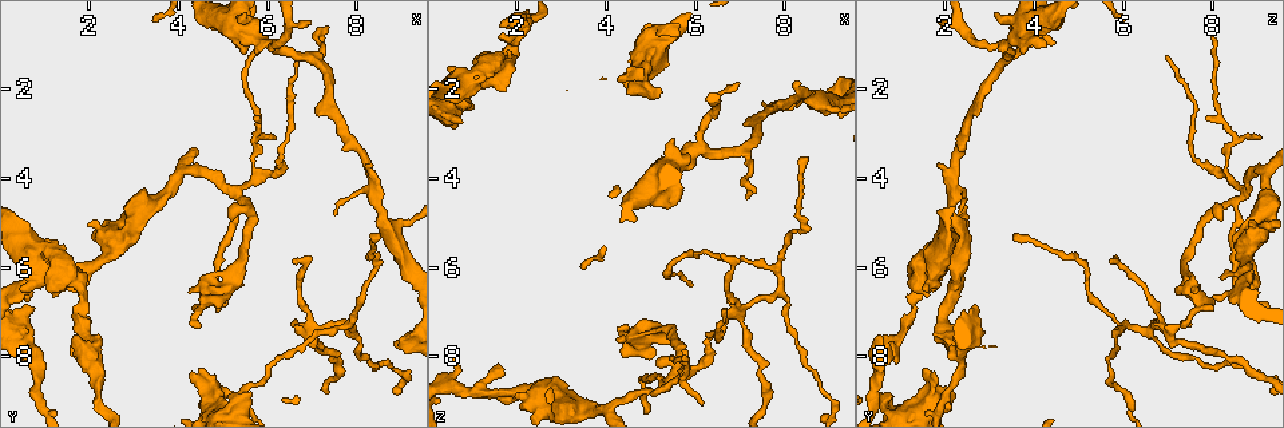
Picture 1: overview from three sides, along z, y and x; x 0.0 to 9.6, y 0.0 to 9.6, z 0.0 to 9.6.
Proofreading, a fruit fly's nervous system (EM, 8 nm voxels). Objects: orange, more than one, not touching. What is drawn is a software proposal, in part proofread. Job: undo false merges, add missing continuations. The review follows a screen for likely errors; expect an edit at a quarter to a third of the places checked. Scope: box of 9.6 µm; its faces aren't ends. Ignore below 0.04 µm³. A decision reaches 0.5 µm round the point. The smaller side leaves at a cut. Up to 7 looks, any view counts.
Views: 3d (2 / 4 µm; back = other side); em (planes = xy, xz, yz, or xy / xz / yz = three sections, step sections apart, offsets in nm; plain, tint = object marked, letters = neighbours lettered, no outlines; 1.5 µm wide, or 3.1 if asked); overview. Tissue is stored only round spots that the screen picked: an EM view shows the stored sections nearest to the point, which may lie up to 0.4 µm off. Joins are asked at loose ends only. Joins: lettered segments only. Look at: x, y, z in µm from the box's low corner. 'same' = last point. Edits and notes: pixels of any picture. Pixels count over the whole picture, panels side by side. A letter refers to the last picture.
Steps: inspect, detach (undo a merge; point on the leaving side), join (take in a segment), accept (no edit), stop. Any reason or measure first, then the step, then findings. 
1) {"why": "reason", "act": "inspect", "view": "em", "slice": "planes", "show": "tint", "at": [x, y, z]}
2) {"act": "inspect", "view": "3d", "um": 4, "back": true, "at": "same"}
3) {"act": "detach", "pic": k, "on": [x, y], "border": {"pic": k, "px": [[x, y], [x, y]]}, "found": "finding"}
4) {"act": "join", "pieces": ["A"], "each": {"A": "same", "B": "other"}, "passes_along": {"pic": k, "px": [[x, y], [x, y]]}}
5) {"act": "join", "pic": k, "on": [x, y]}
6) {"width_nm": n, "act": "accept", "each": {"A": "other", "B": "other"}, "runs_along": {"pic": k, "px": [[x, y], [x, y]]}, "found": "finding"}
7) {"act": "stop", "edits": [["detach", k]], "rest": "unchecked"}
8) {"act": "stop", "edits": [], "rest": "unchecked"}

{"why": "abrupt turn", "act": "inspect", "view": "em", "slice": "planes", "show": "letters", "at": [5.40, 8.80, 6.05]}

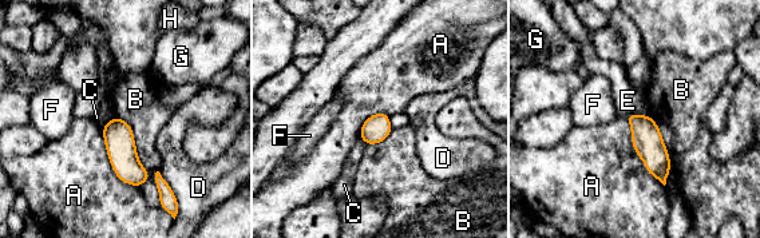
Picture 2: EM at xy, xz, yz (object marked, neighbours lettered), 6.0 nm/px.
{"width_nm": 160, "act": "accept", "each": {"A": "other", "B": "other", "C": "other", "D": "other", "E": "other", "F": "other", "G": "other", "H": "other"}, "border": {"pic": 2, "px": [[114, 116], [129, 125], [147, 170]]}, "found": "one neuron here"}

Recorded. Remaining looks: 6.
{"why": "three-way junction", "act": "inspect", "view": "3d", "um": 2, "at": [6.10, 1.10, 3.35]}

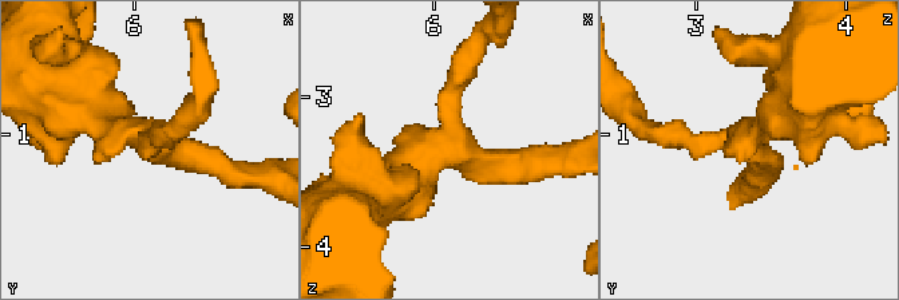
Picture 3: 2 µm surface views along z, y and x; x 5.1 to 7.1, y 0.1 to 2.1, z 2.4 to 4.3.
{"why": "need the tissue", "act": "inspect", "view": "em", "slice": "planes", "show": "tint", "at": [6.12, 1.04, 3.34]}

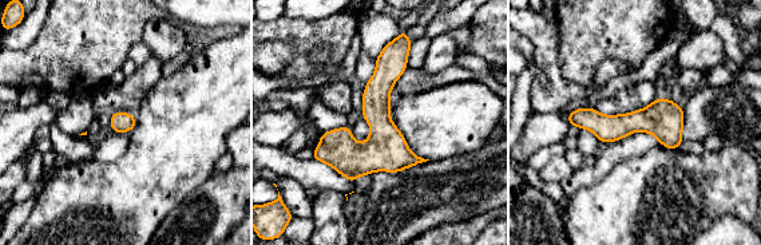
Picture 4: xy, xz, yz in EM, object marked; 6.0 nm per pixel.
{"act": "inspect", "view": "em", "slice": "planes", "show": "letters", "at": "same"}

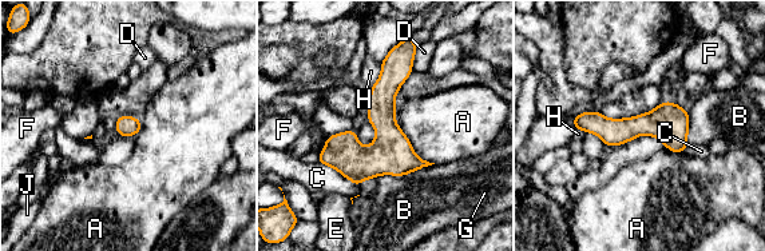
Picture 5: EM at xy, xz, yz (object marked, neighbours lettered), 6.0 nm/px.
{"longest_contact_nm": ["A", 420], "act": "accept", "each": {"A": "other", "B": "other", "C": "other", "D": "other", "E": "other", "F": "other", "G": "other", "H": "other", "J": "other"}, "border": {"pic": 5, "px": [[433, 163], [403, 175], [373, 178]]}, "found": "one neuron here"}

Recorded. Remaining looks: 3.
{"why": "an open end", "act": "inspect", "view": "em", "slice": "planes", "show": "plain", "at": [1.50, 6.50, 8.80]}

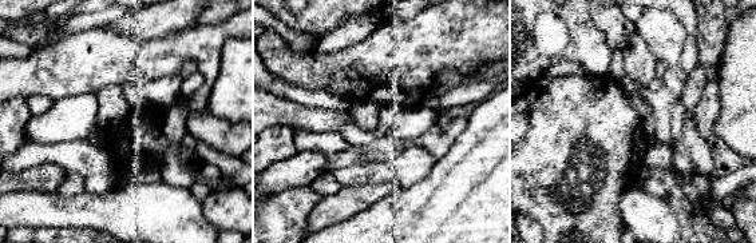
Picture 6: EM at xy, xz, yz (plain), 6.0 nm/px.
{"why": "what lies round it", "act": "inspect", "view": "em", "slice": "planes", "show": "letters", "at": "same"}

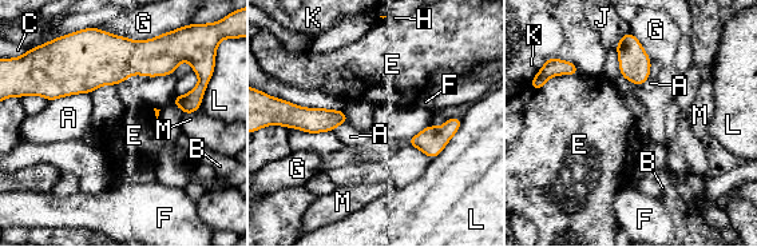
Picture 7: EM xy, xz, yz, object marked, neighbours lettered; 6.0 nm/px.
{"longest_contact_nm": ["L", 280], "act": "accept", "each": {"A": "other", "B": "other", "C": "other", "E": "other", "F": "other", "G": "other", "H": "other", "J": "other", "K": "other", "L": "other", "M": "other"}, "found": "no lettered segment goes on from it"}

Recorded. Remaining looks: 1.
{"act": "stop", "edits": [], "rest": "unchecked"}

